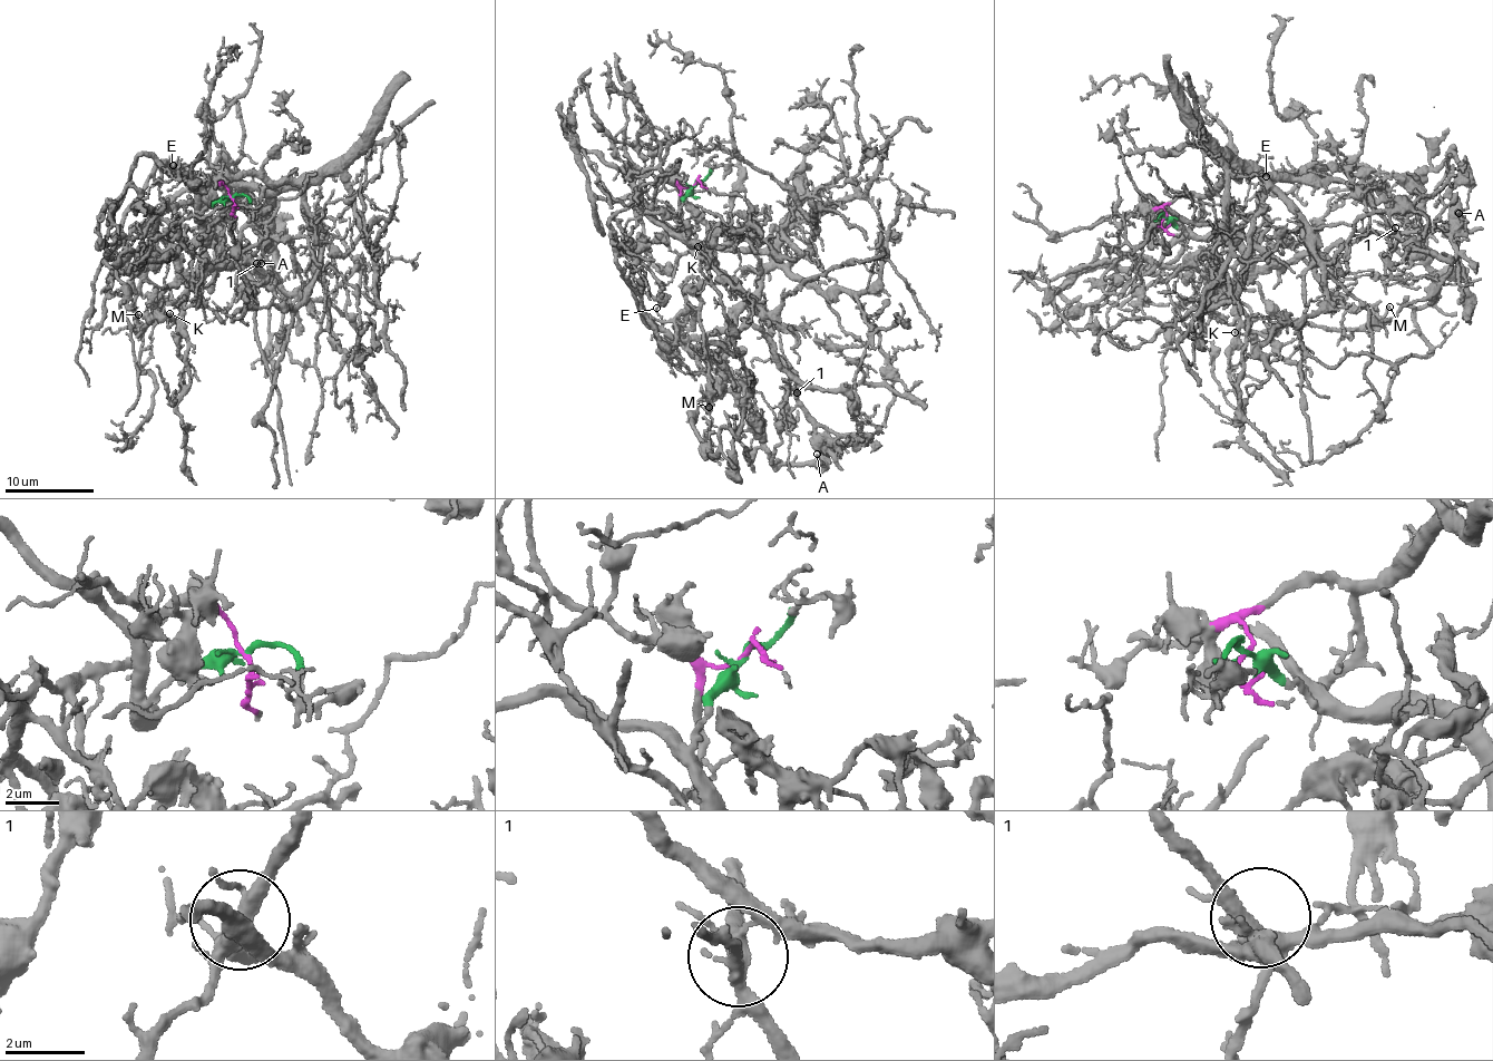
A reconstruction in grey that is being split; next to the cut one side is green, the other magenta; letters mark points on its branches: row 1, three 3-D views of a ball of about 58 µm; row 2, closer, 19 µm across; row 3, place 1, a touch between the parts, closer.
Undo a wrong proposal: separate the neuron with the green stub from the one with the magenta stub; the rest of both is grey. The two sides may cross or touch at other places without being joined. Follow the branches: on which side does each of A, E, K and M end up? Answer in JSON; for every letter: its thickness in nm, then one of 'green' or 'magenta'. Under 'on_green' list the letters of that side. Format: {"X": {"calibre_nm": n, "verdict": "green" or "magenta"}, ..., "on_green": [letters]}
{"A": {"calibre_nm": 100, "verdict": "magenta"}, "E": {"calibre_nm": 90, "verdict": "magenta"}, "K": {"calibre_nm": 130, "verdict": "green"}, "M": {"calibre_nm": 160, "verdict": "green"}, "on_green": ["K", "M"]}

